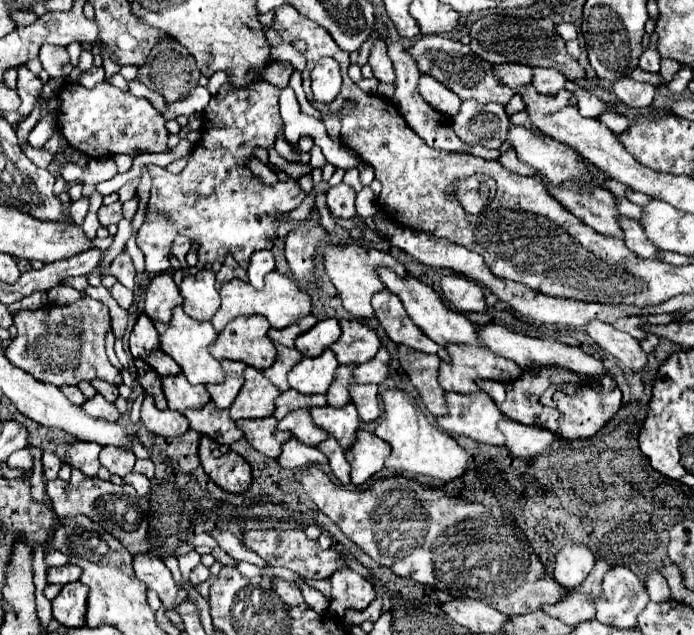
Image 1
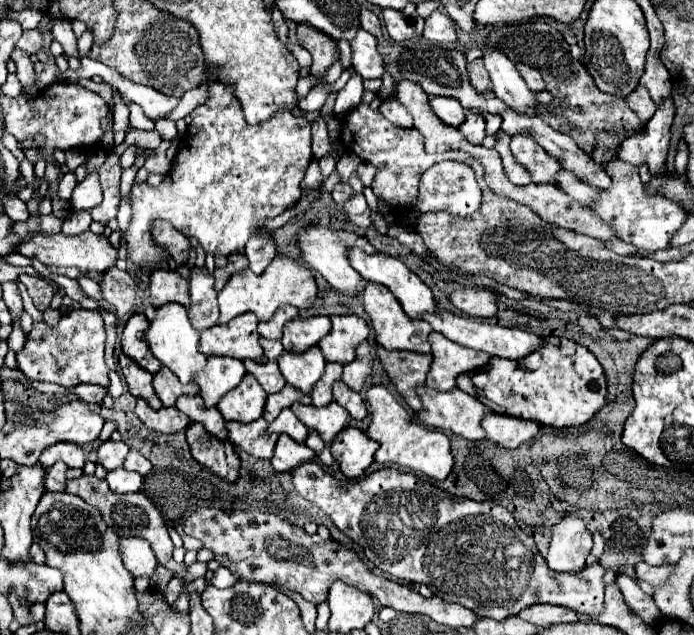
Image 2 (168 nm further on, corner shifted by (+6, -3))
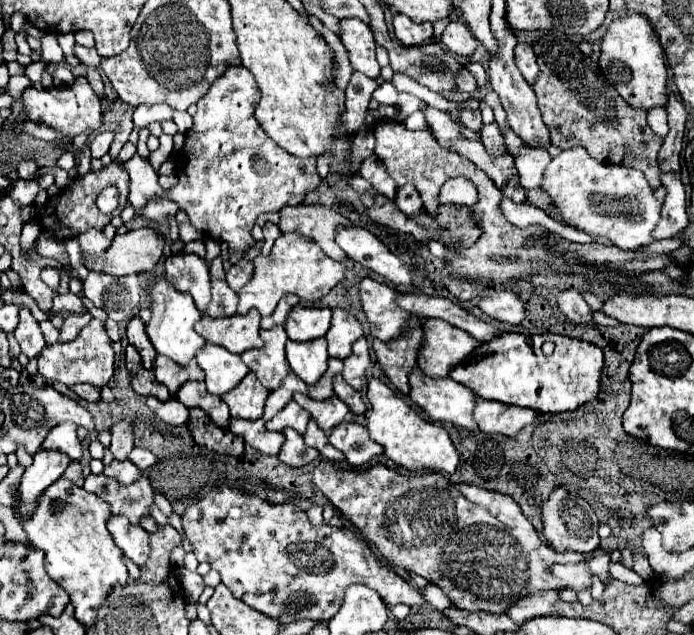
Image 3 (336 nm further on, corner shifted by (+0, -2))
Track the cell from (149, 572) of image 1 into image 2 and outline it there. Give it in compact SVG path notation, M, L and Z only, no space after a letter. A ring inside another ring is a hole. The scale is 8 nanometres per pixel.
M120 539L120 553L126 569L134 577L154 575L158 561L150 549L150 543L144 543L144 539Z

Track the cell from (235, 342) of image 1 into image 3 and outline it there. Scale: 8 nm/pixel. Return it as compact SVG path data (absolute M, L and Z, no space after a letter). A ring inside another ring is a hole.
M250 310L248 314L230 316L230 318L210 318L202 316L196 322L194 330L202 334L206 342L218 344L234 354L242 354L250 348L262 346L260 338L260 314L258 310Z

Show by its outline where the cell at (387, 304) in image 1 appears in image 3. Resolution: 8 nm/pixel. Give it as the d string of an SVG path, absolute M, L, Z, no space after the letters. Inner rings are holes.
M364 278L360 282L360 302L370 324L370 334L384 342L398 336L410 316L396 304L396 296L396 290L374 278Z

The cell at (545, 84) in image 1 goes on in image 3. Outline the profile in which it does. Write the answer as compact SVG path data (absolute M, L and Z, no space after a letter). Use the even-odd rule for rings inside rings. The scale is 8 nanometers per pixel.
M516 44L514 48L514 62L518 66L518 70L522 72L522 76L526 78L526 82L534 84L534 78L538 76L538 64L536 64L536 54L532 50L530 44Z

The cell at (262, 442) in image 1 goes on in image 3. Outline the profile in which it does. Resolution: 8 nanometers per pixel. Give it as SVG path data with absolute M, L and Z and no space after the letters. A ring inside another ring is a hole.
M230 418L230 432L244 438L246 444L252 448L276 456L284 444L282 432L268 432L264 428L264 420L242 420L242 418Z

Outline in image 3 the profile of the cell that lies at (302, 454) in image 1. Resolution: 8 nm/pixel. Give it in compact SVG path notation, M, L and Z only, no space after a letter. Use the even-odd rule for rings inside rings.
M284 428L284 436L286 436L286 442L278 454L278 458L288 464L288 466L304 466L304 464L310 464L318 458L318 450L314 448L306 448L302 436L292 430L292 428Z

